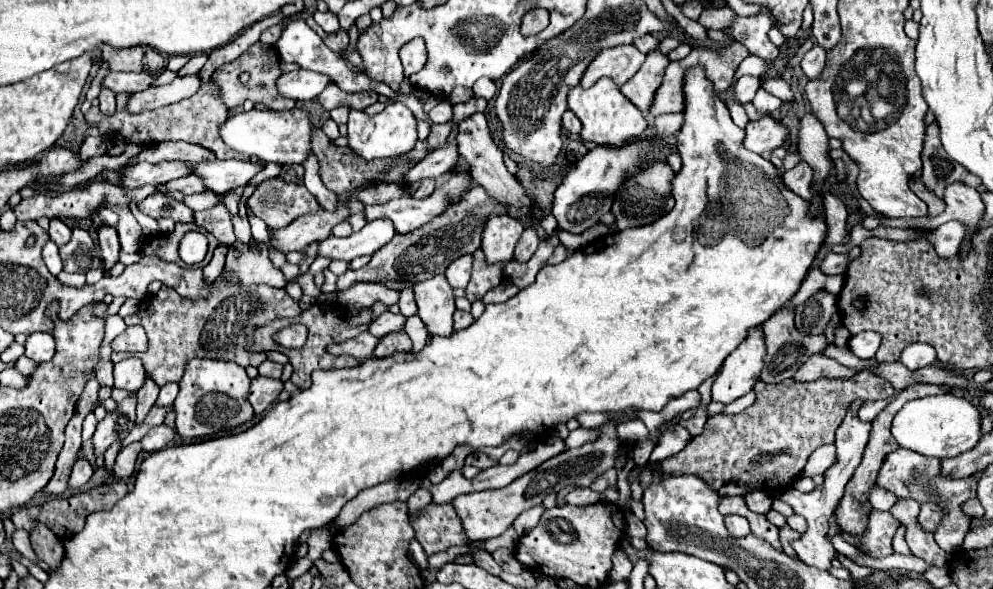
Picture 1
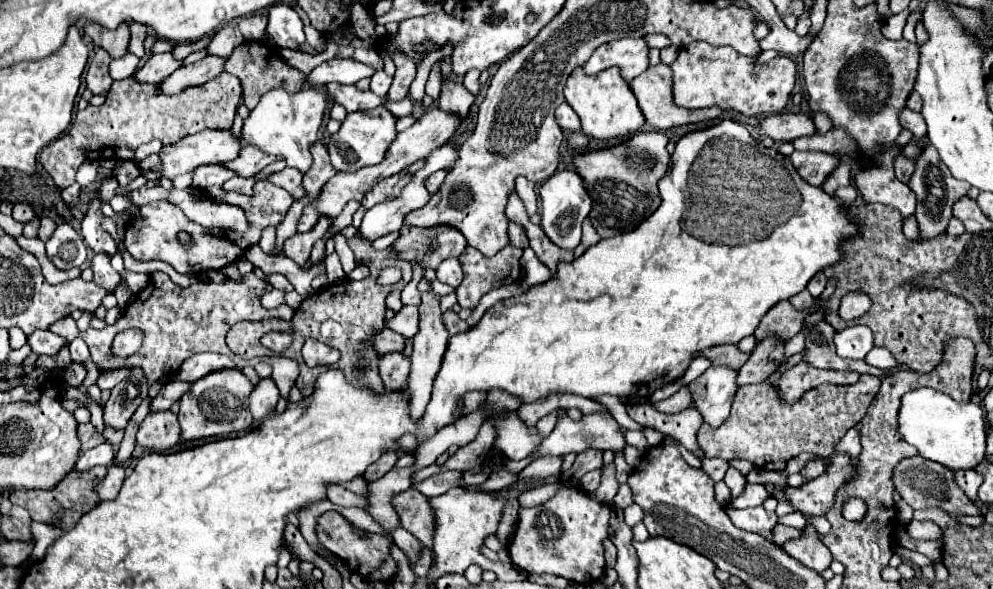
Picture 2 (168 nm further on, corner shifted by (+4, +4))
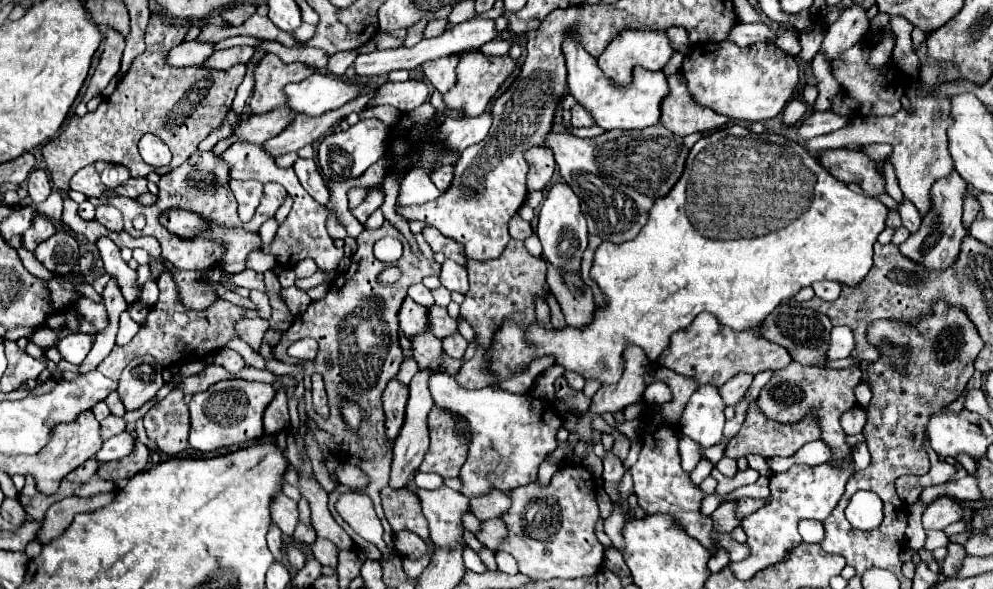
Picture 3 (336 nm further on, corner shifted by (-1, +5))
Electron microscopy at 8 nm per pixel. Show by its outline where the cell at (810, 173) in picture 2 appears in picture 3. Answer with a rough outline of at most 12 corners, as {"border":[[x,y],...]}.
{"border":[[839,148],[819,160],[841,182],[857,182],[867,196],[885,194],[879,162]]}

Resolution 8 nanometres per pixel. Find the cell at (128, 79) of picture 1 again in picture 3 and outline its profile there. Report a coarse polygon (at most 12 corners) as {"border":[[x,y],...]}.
{"border":[[215,42],[175,46],[167,60],[171,66],[193,66],[215,52]]}

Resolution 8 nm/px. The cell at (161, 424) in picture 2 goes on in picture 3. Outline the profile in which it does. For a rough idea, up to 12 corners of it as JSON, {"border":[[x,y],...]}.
{"border":[[171,390],[145,414],[147,436],[163,454],[183,452],[189,406]]}

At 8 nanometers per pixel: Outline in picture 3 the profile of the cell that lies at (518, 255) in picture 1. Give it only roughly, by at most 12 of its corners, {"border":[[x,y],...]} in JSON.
{"border":[[517,214],[509,222],[509,234],[525,240],[533,234],[531,224]]}

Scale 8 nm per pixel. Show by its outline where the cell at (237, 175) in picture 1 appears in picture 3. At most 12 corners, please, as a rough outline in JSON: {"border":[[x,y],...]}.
{"border":[[375,90],[319,118],[297,116],[265,146],[273,156],[297,152],[349,116],[363,112]]}

